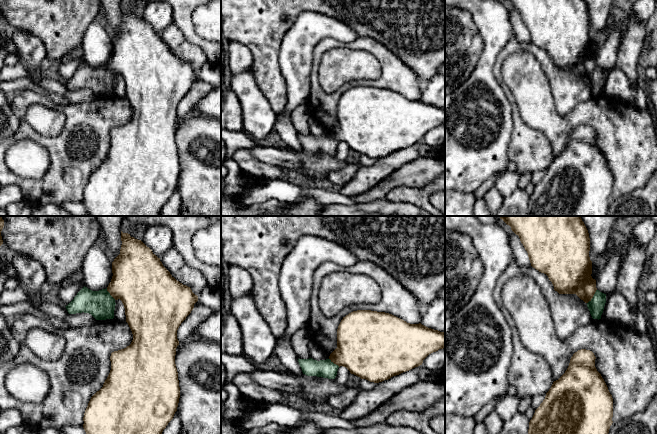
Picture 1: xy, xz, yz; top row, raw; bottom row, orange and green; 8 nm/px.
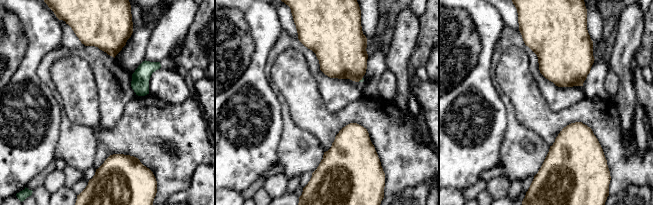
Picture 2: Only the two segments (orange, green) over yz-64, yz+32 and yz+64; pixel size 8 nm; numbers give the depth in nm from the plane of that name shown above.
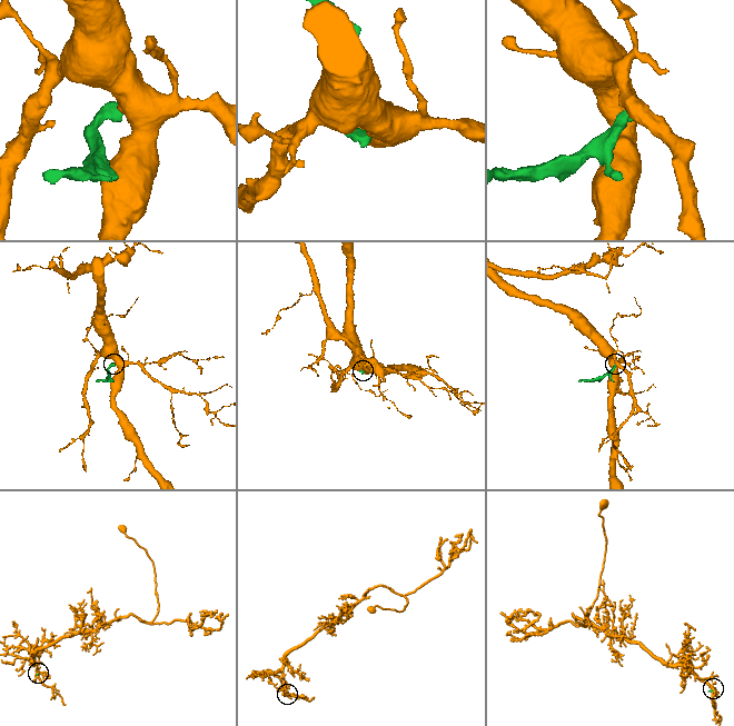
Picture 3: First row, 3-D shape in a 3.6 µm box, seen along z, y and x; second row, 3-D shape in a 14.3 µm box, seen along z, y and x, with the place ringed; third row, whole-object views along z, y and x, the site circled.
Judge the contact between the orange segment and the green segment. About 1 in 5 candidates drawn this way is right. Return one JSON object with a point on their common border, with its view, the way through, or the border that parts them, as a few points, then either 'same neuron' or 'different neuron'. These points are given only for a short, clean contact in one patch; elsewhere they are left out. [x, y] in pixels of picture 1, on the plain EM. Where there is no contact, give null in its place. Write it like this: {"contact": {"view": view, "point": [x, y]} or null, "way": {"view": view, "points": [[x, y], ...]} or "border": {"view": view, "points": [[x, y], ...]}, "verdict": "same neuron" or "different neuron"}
{"contact": {"view": "yz", "point": [593, 71]}, "border": {"view": "yz", "points": [[596, 65], [593, 73], [587, 79]]}, "verdict": "different neuron"}

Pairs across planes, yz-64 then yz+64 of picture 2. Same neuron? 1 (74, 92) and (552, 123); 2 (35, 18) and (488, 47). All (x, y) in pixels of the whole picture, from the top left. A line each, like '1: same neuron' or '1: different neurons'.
1: same neuron
2: same neuron

